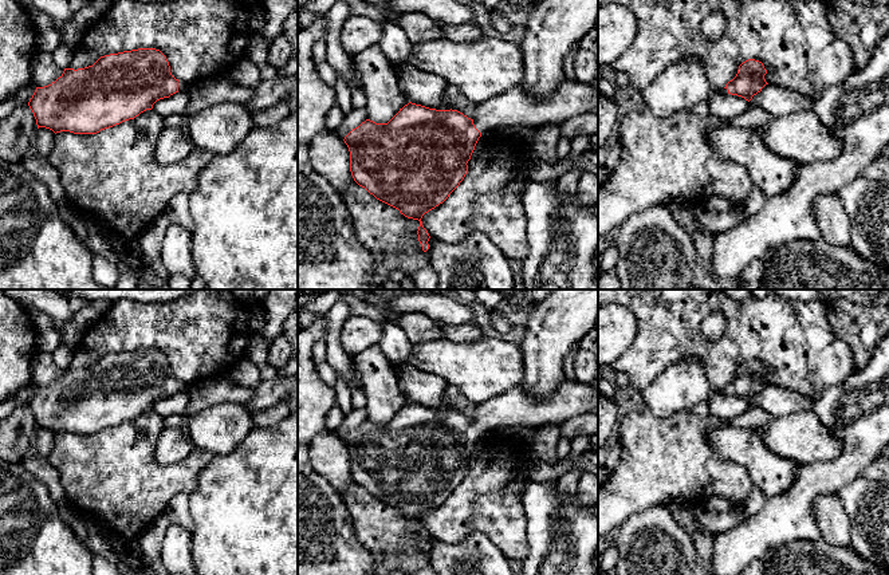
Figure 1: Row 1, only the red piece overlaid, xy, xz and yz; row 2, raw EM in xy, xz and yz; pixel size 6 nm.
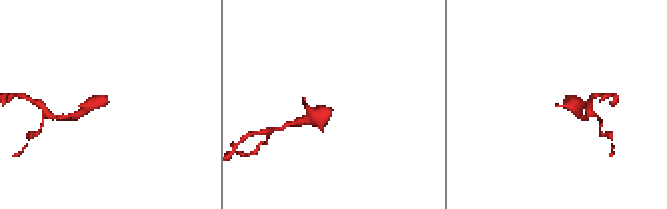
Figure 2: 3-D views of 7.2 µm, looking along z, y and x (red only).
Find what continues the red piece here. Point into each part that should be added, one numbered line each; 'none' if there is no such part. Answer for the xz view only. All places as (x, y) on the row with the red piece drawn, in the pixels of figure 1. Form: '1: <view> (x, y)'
1: xz (516, 107)

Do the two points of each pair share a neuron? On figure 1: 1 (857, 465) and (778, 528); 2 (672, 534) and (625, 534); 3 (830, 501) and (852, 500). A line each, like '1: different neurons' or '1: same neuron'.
1: same neuron
2: same neuron
3: different neurons

